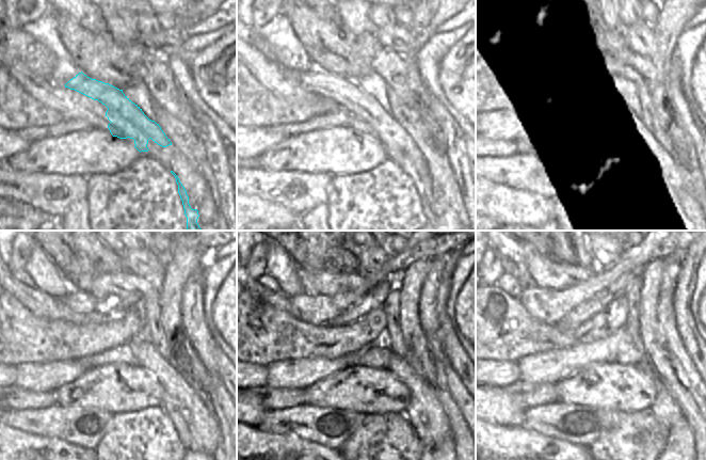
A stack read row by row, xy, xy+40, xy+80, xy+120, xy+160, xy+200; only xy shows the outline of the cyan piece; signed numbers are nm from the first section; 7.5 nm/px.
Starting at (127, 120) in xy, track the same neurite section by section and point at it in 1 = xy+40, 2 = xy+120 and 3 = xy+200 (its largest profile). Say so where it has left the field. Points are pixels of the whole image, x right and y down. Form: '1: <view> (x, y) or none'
1: xy+40 (368, 116)
2: xy+120 (176, 392)
3: xy+200 (662, 395)

